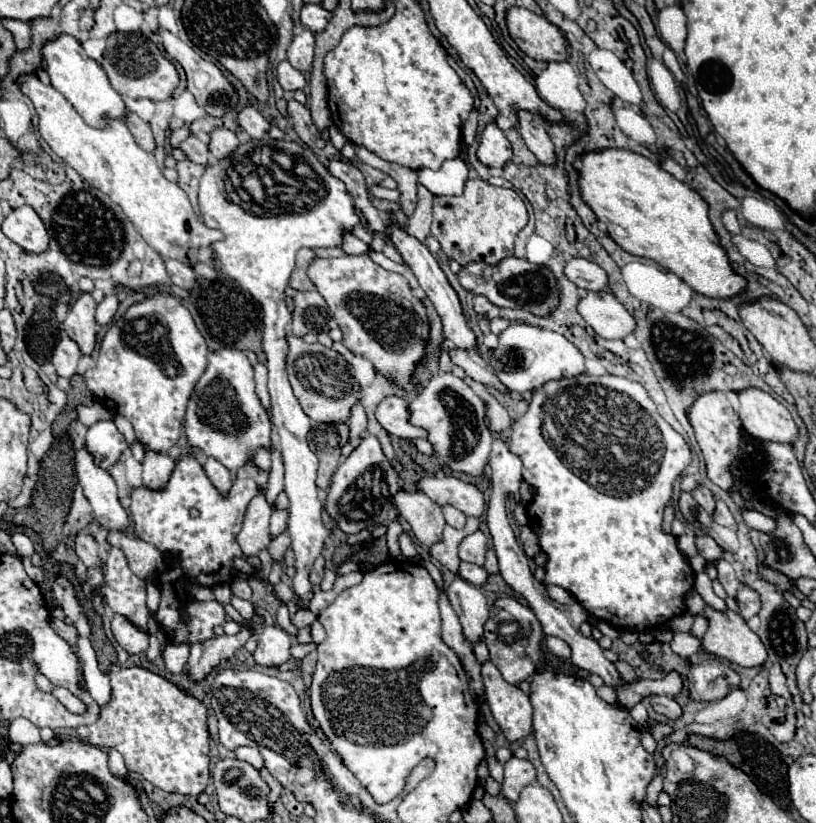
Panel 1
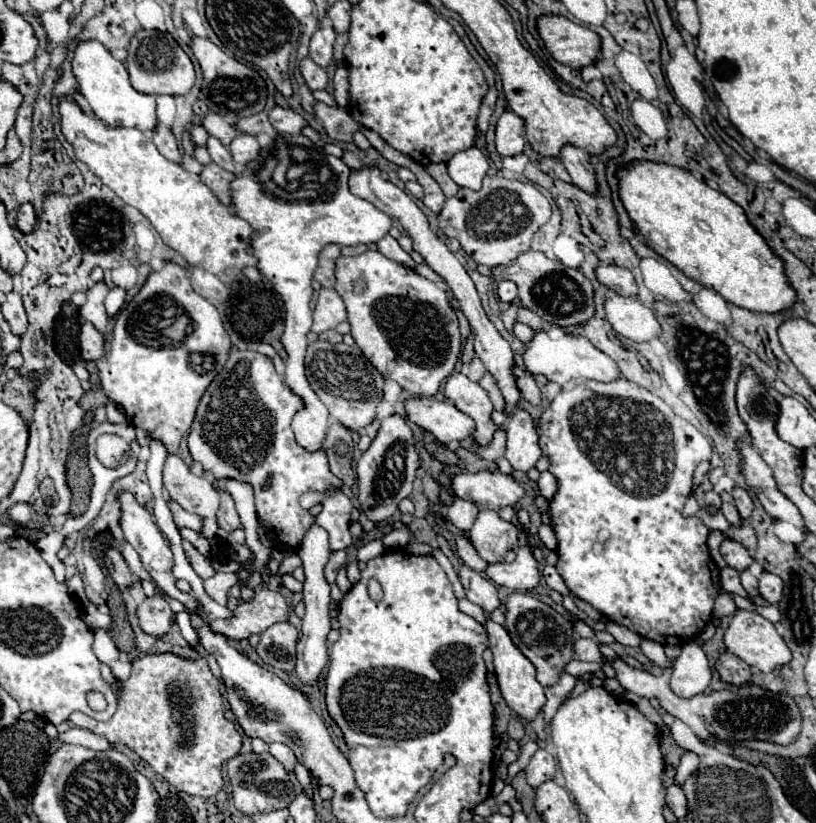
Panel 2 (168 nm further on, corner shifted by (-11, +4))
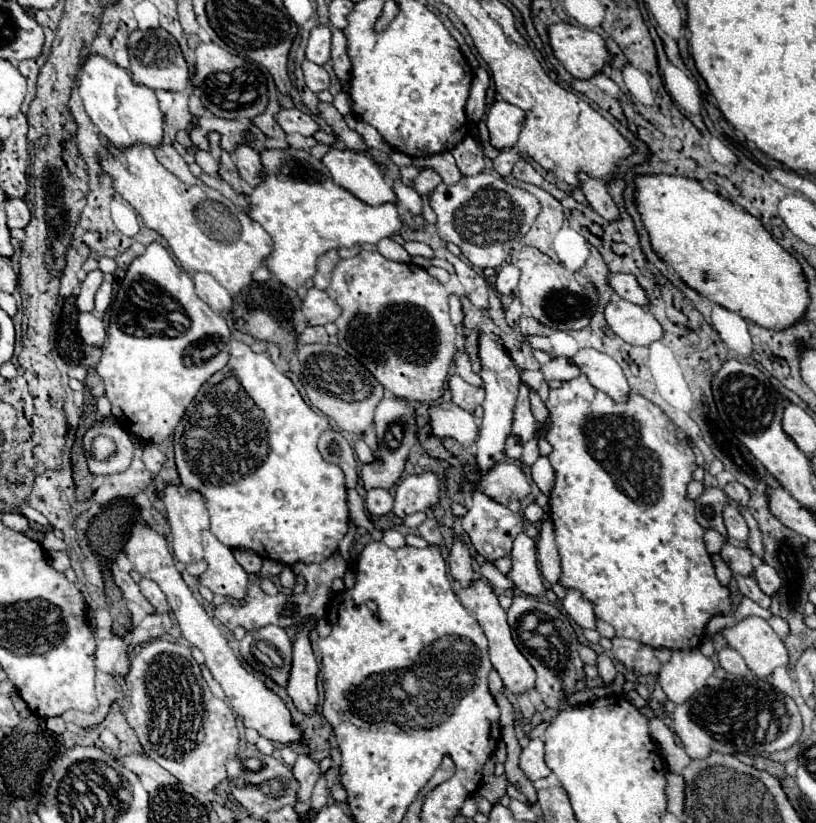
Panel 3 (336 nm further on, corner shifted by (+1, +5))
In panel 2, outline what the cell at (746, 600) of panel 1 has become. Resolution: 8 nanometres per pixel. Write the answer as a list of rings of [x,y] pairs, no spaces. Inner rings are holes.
[[[763,573],[759,577],[759,591],[761,597],[769,603],[779,603],[779,599],[783,597],[783,581],[781,577],[773,575],[773,573]]]

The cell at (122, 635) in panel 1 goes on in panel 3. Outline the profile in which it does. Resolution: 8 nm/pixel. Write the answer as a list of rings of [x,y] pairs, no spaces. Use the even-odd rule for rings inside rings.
[[[143,578],[143,580],[139,582],[139,586],[141,586],[141,594],[143,594],[143,596],[151,602],[151,606],[155,608],[155,614],[165,614],[165,612],[169,612],[165,594],[159,590],[157,584],[153,584],[151,580]]]

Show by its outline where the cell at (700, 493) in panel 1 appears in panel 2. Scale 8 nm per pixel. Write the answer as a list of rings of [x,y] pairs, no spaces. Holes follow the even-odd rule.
[[[721,493],[721,499],[723,499],[723,513],[727,517],[727,521],[733,525],[733,527],[739,527],[741,525],[741,517],[739,517],[739,511],[735,507],[735,501],[731,497],[731,493]]]

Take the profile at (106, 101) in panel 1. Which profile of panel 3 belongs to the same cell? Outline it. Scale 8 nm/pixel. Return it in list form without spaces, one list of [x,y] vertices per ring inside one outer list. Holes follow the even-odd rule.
[[[99,54],[87,56],[79,72],[79,94],[91,122],[115,146],[127,148],[137,142],[157,146],[163,142],[163,112],[153,90],[133,84],[129,72]]]

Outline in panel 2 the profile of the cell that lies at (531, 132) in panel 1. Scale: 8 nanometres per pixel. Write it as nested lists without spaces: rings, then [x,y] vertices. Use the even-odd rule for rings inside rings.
[[[565,145],[561,149],[561,155],[559,155],[561,163],[565,165],[565,169],[569,171],[573,183],[587,191],[587,193],[597,193],[597,177],[595,177],[595,169],[593,165],[589,163],[589,157],[583,149],[577,149],[573,145]]]

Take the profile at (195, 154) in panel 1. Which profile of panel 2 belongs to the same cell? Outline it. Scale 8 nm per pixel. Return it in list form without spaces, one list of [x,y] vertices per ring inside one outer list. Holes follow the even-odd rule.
[[[209,137],[207,139],[207,151],[213,159],[213,163],[217,163],[219,167],[223,167],[225,171],[231,171],[235,173],[235,167],[233,167],[233,157],[229,153],[227,147],[223,147],[223,143],[217,139],[217,137]]]

